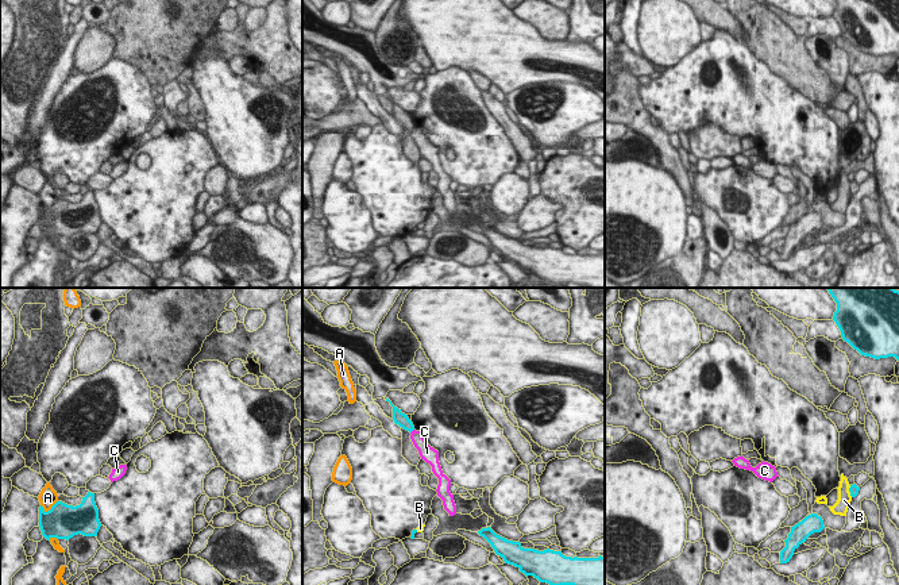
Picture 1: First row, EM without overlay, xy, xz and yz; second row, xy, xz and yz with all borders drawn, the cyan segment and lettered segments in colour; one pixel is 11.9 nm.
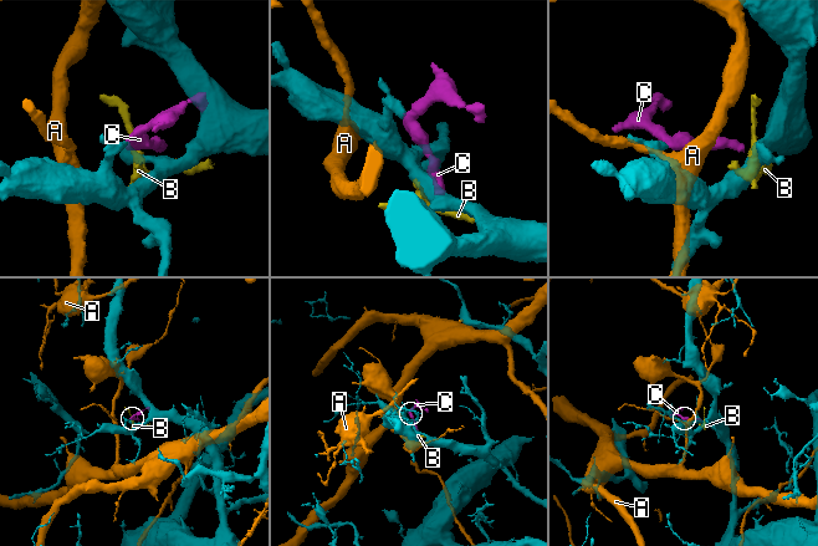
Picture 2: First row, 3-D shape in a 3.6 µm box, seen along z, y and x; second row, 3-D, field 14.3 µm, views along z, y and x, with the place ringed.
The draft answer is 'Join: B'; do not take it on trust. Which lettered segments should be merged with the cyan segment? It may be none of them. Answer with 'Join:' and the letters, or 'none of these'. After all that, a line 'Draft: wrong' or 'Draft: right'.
Join: none of these
Draft: wrong

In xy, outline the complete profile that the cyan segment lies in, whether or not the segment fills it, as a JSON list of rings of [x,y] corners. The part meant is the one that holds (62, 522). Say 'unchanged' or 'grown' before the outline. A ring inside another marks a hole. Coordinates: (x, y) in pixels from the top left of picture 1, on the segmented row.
unchanged | [[[88,492],[80,505],[67,505],[57,501],[50,511],[39,507],[39,527],[43,538],[69,540],[74,535],[97,536],[101,527],[94,493]]]

